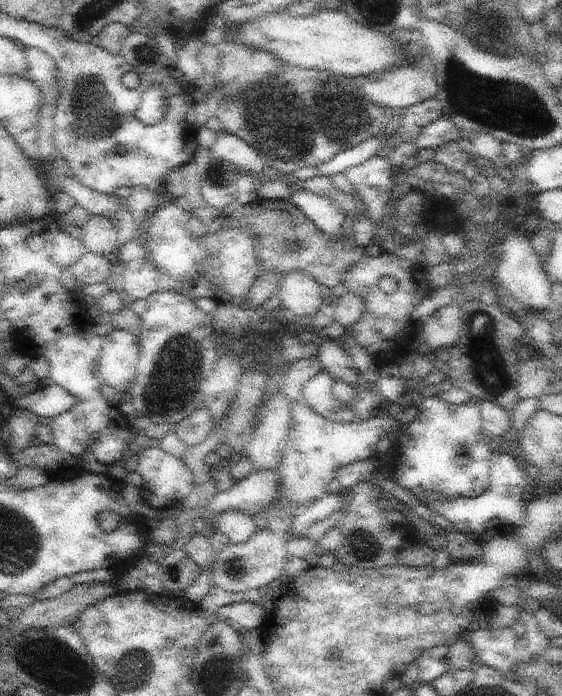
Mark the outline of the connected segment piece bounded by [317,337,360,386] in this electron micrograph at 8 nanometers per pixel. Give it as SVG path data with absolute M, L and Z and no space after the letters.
M323 337L323 340L317 355L323 370L328 371L334 379L356 386L360 372L350 354L341 346L339 340L329 337Z

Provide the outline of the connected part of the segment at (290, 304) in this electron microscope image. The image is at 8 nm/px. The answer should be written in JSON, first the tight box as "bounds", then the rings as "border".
{"bounds":[277,272,324,316],"border":[[[304,272],[284,275],[277,297],[286,309],[298,316],[316,316],[324,301],[320,284],[310,274]]]}

